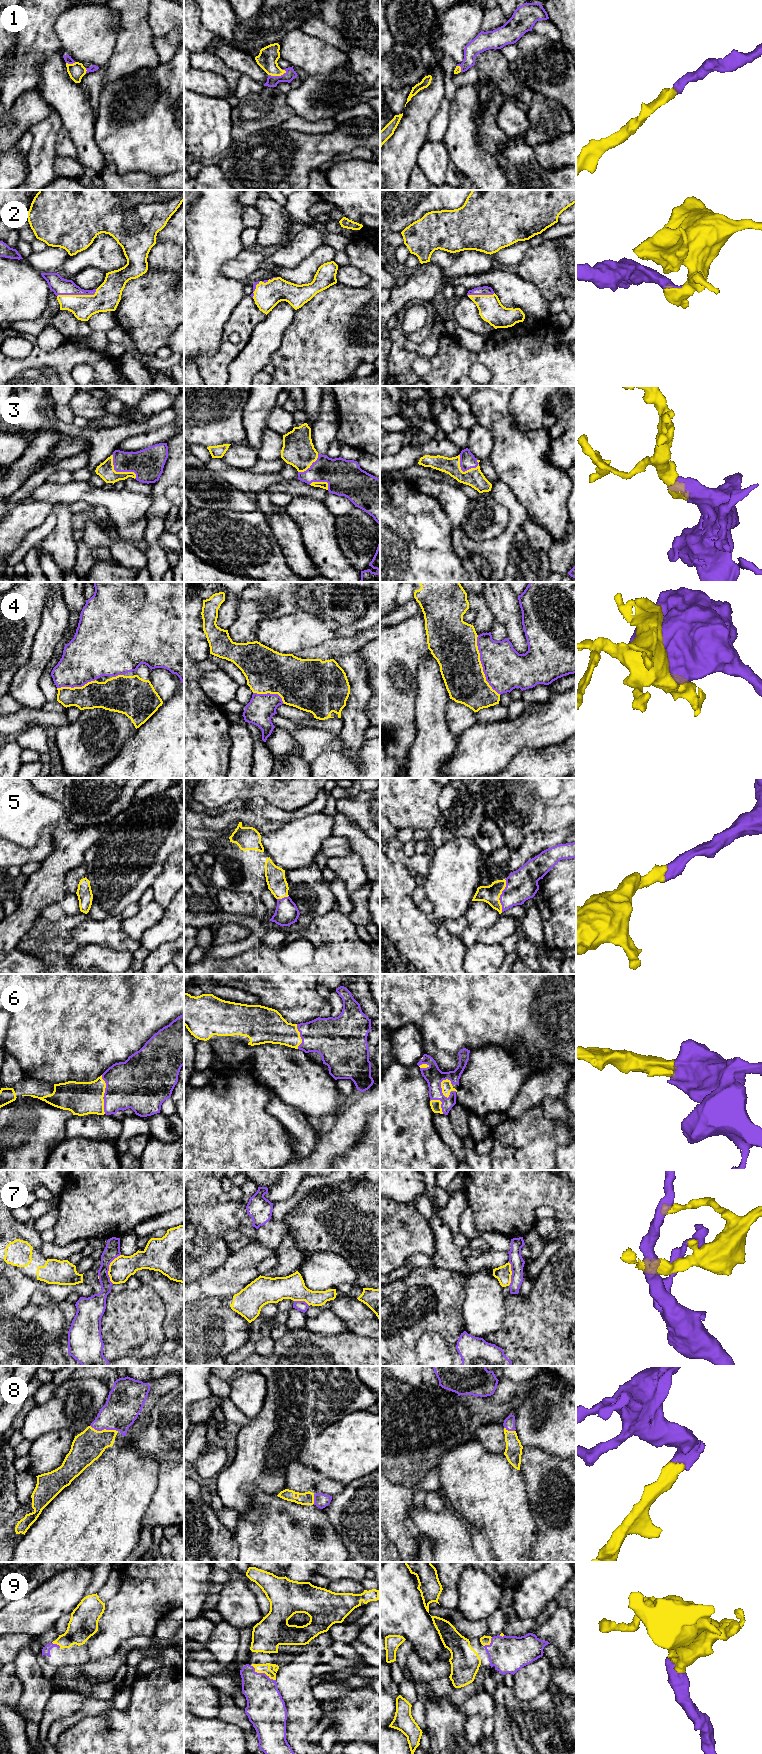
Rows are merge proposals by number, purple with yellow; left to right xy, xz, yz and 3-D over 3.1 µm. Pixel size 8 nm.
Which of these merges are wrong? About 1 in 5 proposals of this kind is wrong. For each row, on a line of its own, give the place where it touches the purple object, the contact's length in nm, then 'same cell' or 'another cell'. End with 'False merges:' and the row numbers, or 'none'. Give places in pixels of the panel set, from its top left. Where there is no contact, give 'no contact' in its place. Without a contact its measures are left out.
1: contact xz (277, 76); length 160 nm; same cell
2: contact xy (77, 294); length 320 nm; same cell
3: contact xy (119, 471); length 280 nm; same cell
4: contact yz (482, 666); length 500 nm; another cell
5: contact yz (500, 895); length 260 nm; same cell
6: contact yz (444, 1096); length 170 nm; same cell
7: contact xy (108, 1268); length 240 nm; another cell
8: contact xy (104, 1428); length 220 nm; same cell
9: contact xz (262, 1673); length 240 nm; same cell
False merges: 4, 7

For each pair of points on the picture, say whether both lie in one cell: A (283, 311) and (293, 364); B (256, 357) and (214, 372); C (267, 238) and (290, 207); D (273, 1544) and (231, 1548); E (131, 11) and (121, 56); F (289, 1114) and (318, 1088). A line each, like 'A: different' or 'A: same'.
A: different
B: different
C: different
D: different
E: same
F: different

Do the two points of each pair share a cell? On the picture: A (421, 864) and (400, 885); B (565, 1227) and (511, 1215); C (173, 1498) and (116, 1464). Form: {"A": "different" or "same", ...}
{"A": "different", "B": "different", "C": "different"}

